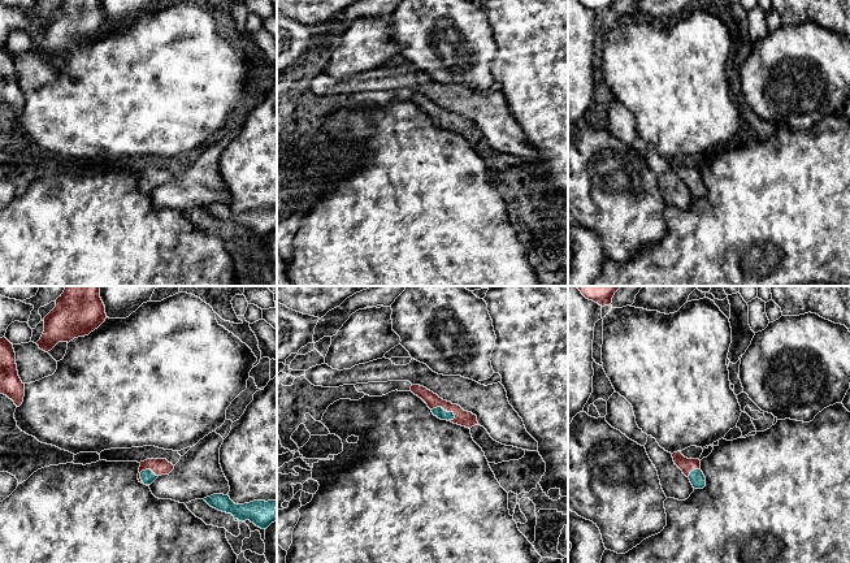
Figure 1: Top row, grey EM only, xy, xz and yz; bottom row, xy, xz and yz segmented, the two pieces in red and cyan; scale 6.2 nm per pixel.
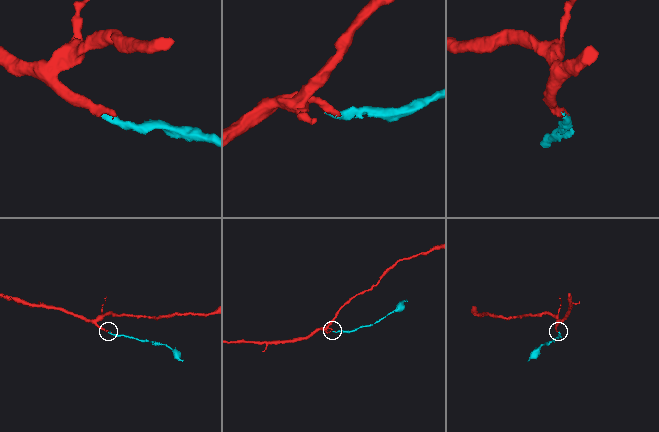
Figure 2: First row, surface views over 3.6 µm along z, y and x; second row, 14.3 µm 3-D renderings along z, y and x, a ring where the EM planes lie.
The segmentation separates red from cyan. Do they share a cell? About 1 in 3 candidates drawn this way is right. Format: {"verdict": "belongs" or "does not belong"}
{"verdict": "belongs"}

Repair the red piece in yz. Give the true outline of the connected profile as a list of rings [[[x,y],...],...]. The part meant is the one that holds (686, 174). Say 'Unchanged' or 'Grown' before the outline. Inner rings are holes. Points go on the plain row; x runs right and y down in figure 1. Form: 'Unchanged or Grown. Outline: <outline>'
Grown. Outline: [[[680,160],[672,163],[675,173],[690,189],[694,198],[703,198],[706,195],[706,186],[701,179],[699,168],[688,168]]]

